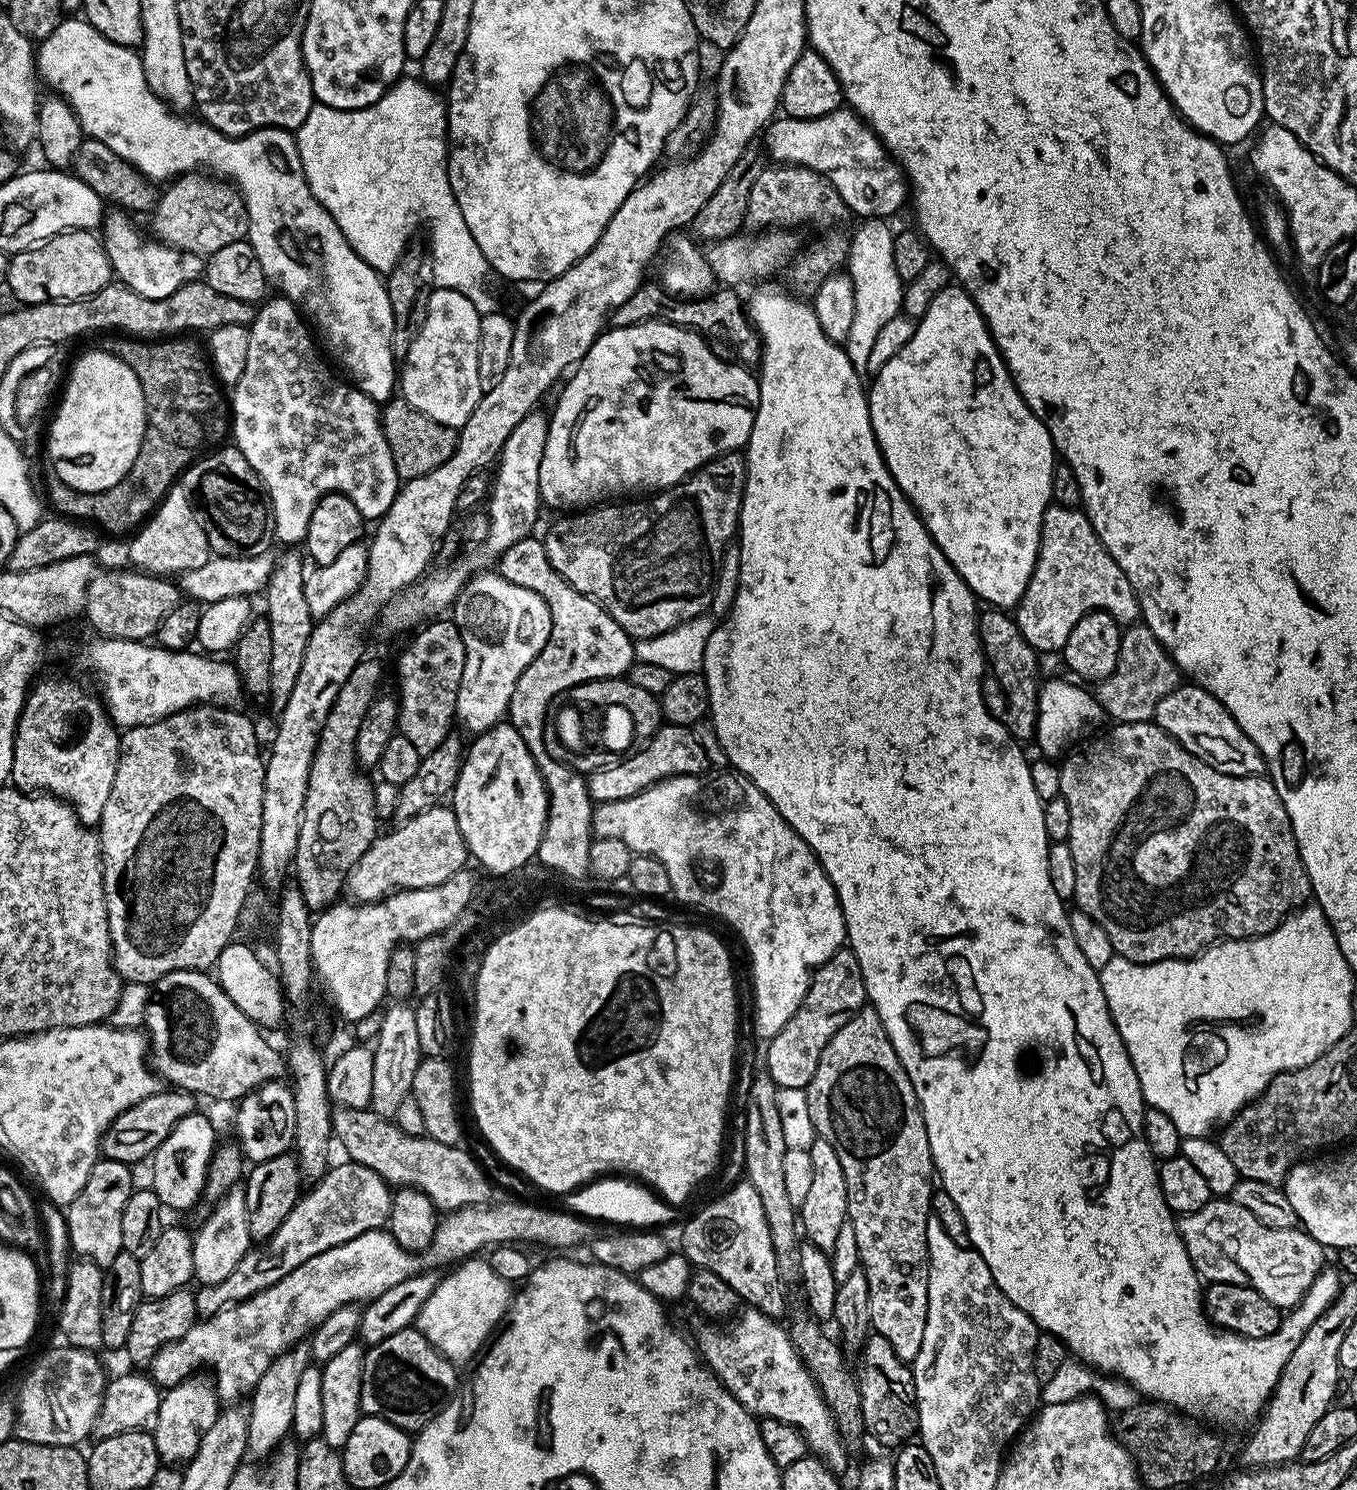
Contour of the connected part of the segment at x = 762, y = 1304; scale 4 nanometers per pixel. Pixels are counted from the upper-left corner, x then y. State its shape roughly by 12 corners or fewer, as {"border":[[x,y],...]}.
{"border":[[736,1184],[684,1228],[683,1255],[783,1317],[758,1190]]}

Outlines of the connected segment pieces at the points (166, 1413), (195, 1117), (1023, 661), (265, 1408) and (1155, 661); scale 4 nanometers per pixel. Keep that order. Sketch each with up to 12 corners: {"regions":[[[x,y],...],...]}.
{"regions":[[[187,1376],[161,1395],[151,1429],[168,1466],[192,1460],[222,1404]],[[197,1110],[150,1157],[161,1205],[204,1193],[216,1128]],[[1007,611],[979,613],[990,672],[1004,687],[1002,719],[1031,741],[1040,713],[1040,664]],[[297,1343],[252,1389],[248,1452],[267,1457],[292,1432],[309,1345]],[[1143,622],[1099,681],[1113,721],[1151,721],[1182,673]]]}

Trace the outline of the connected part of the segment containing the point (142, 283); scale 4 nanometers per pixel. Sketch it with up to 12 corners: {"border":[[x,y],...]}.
{"border":[[109,211],[102,239],[115,279],[170,298],[203,277],[205,257],[144,237]]}

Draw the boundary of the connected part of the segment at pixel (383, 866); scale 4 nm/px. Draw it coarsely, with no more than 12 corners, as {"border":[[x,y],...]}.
{"border":[[451,807],[397,823],[348,871],[371,904],[469,863]]}

